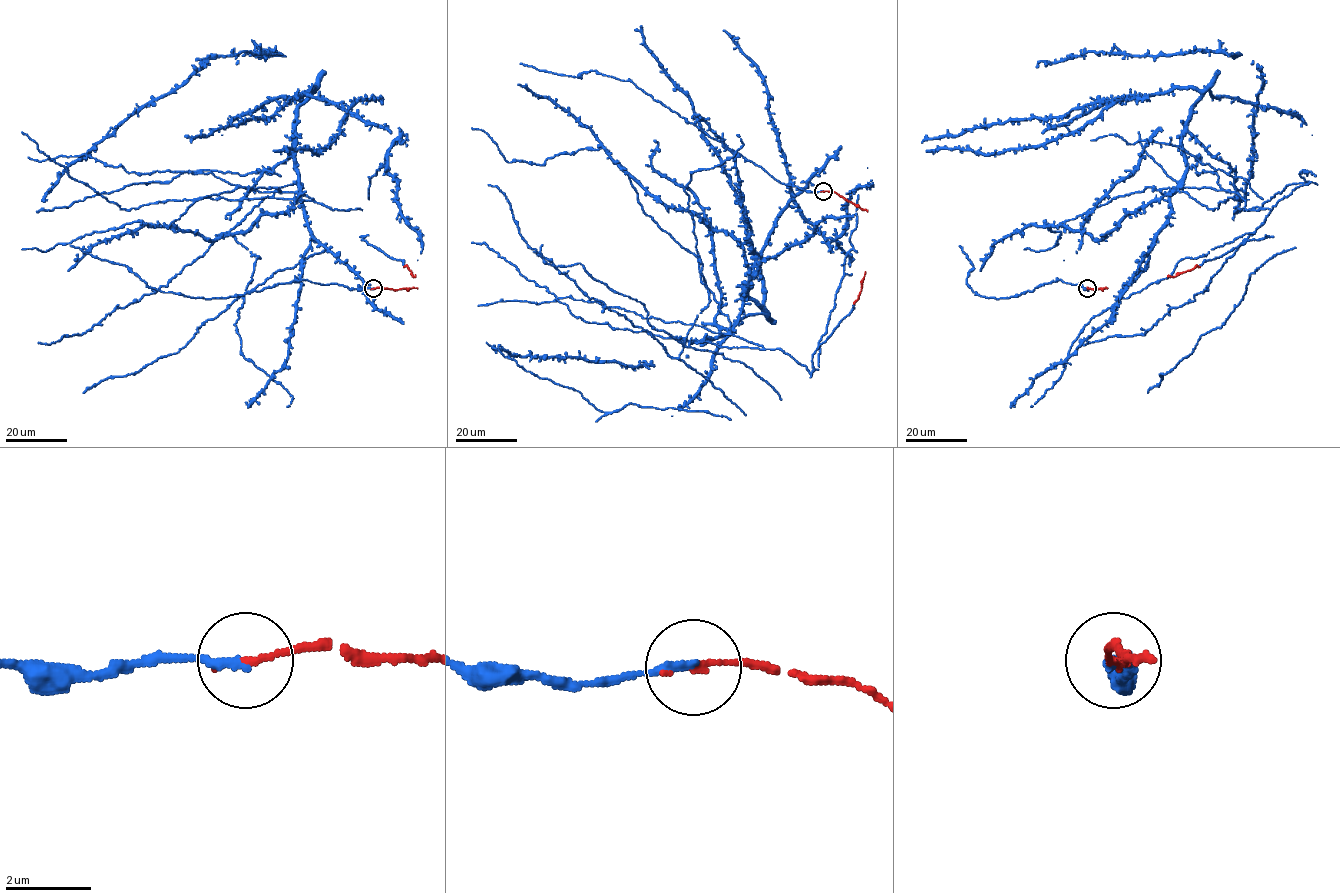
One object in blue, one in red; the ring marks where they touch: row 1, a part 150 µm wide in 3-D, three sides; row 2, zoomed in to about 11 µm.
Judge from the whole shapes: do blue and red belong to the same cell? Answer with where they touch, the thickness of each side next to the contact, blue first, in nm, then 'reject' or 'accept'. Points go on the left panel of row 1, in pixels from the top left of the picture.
place (373, 288); calibres 240 and 170 nm; accept

